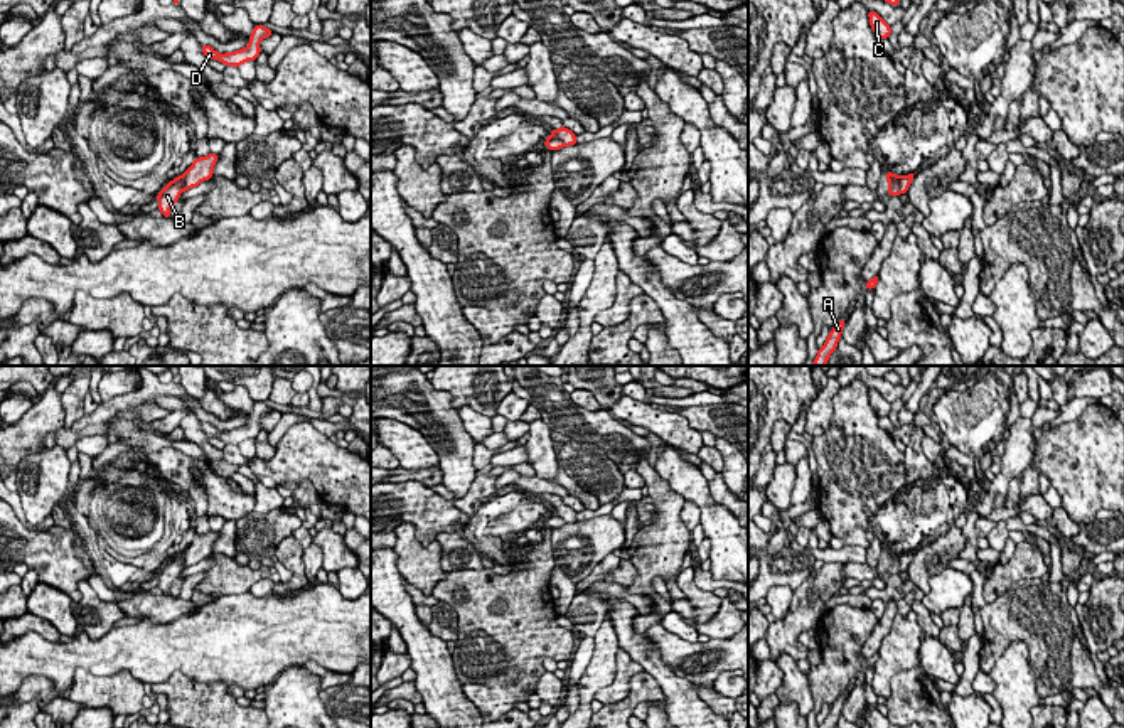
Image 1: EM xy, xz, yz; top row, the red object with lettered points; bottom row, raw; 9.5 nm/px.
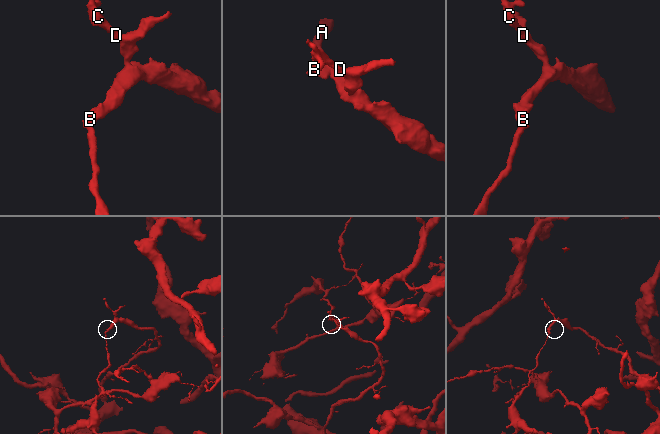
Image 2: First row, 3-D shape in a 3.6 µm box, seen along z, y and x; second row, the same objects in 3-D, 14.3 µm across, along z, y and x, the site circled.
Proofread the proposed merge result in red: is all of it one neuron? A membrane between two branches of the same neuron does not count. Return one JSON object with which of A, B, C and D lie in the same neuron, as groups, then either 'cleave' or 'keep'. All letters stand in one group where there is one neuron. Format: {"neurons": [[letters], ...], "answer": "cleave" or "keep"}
{"neurons": [["A", "B"], ["C", "D"]], "answer": "cleave"}

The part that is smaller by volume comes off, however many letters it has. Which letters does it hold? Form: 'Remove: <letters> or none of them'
Remove: A, B

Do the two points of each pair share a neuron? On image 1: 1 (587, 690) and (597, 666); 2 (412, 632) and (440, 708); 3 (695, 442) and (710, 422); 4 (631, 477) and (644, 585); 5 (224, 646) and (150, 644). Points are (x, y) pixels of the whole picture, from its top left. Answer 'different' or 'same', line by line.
1: same
2: same
3: different
4: different
5: same

